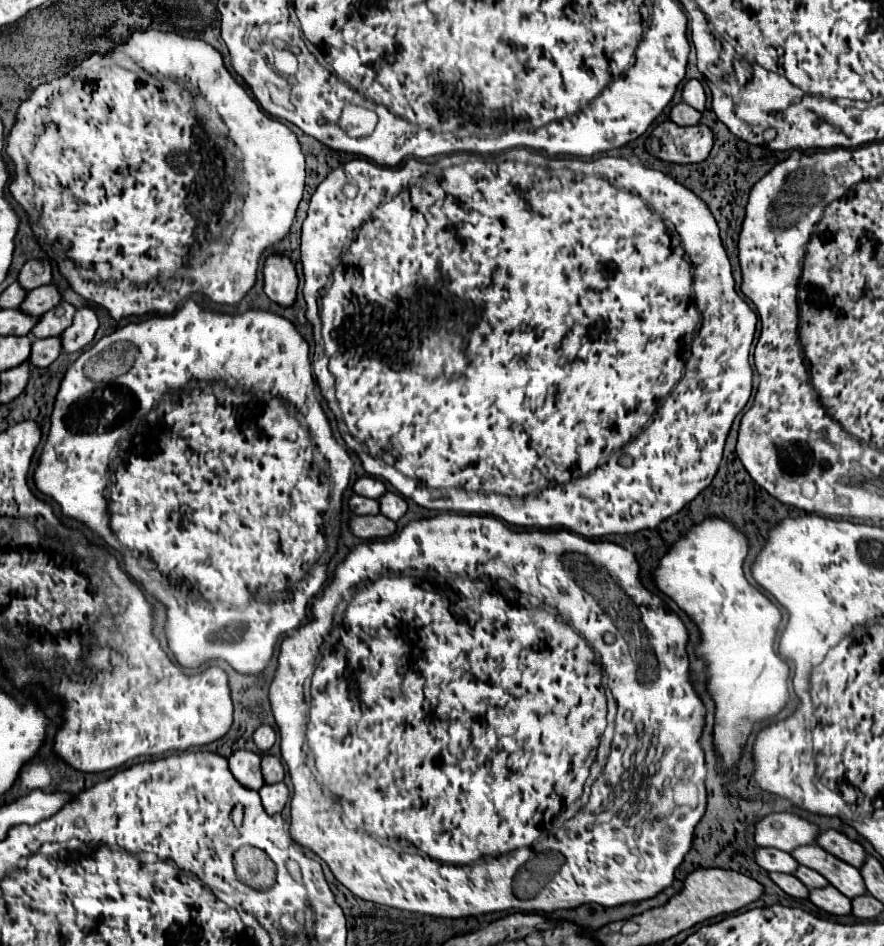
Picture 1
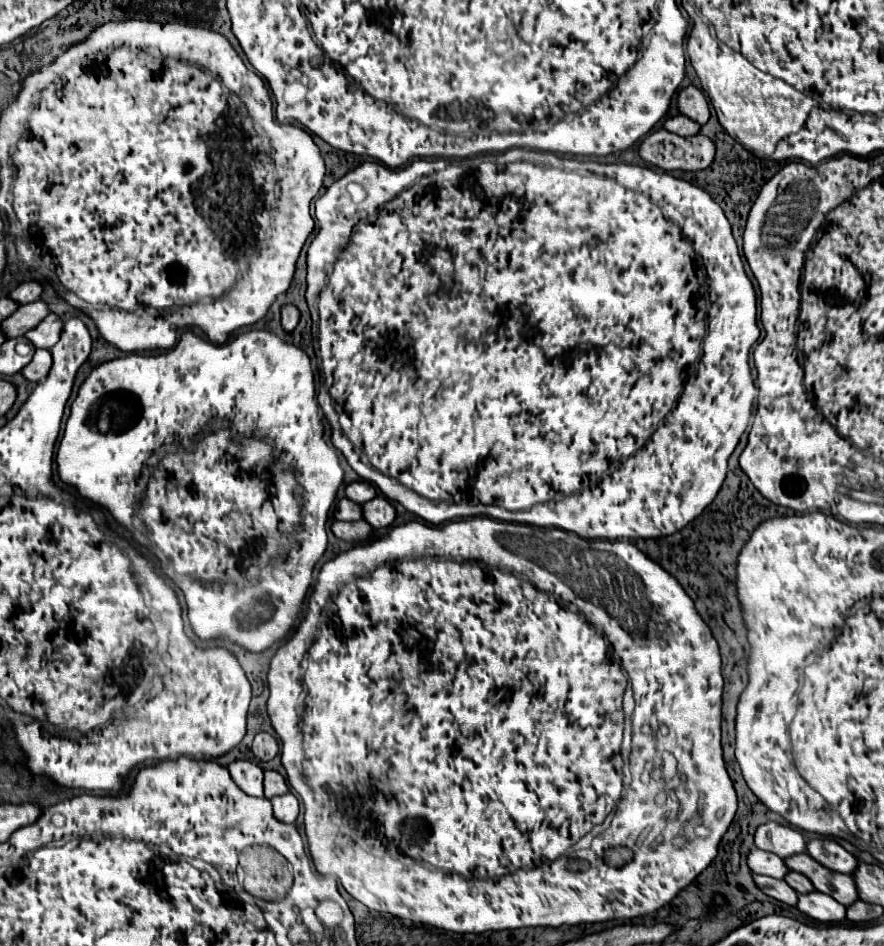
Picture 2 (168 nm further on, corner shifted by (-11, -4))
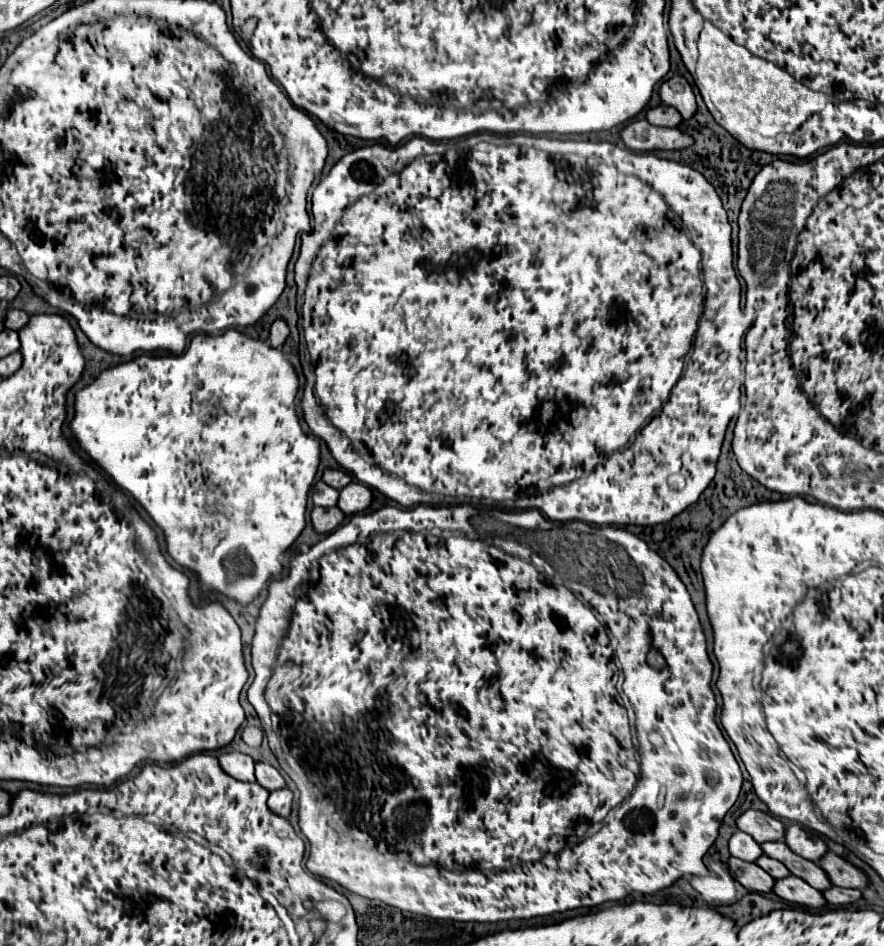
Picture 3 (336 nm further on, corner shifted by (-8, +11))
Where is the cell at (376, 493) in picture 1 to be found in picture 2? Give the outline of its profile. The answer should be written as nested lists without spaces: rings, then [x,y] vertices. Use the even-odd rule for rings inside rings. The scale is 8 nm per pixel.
[[[351,482],[351,484],[345,486],[345,496],[347,496],[349,500],[357,502],[357,504],[365,504],[367,500],[375,498],[377,492],[375,492],[375,488],[373,488],[371,484],[367,484],[367,482]]]

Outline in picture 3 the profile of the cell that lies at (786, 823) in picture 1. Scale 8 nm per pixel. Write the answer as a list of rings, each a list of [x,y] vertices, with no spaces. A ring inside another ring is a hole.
[[[750,809],[750,811],[742,813],[736,819],[736,825],[738,825],[740,831],[752,835],[758,843],[784,841],[784,829],[786,829],[786,825],[778,817],[774,817],[770,813]]]

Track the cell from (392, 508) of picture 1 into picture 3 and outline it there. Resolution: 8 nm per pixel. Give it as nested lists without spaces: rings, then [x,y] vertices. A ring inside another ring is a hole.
[[[352,481],[350,485],[346,485],[342,491],[340,491],[340,499],[338,499],[338,507],[348,513],[348,515],[354,515],[354,513],[362,513],[370,507],[372,503],[372,491],[358,483],[358,481]]]

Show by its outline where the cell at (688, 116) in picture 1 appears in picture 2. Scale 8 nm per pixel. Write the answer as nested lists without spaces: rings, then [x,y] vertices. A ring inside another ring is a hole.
[[[673,116],[673,118],[667,118],[663,128],[667,132],[673,132],[673,134],[679,134],[679,136],[693,136],[699,132],[699,124],[695,124],[693,120],[687,120],[687,116]]]

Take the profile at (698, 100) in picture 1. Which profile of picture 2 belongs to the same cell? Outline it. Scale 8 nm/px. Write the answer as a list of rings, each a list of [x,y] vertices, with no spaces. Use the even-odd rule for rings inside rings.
[[[687,86],[687,88],[679,90],[677,110],[679,110],[679,114],[695,120],[697,124],[705,124],[709,120],[709,102],[707,102],[705,94],[695,86]]]

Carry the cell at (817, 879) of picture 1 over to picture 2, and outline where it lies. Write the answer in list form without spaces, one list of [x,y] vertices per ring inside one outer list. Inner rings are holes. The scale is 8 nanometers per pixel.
[[[787,872],[783,880],[785,880],[797,894],[807,894],[807,892],[815,890],[815,888],[811,888],[811,882],[809,882],[803,874],[799,874],[799,872]]]

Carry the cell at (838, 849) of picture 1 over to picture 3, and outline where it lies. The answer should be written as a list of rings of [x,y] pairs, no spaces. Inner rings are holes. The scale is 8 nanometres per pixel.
[[[790,825],[786,829],[786,843],[794,853],[810,861],[820,861],[820,857],[828,851],[824,837],[816,837],[816,833],[804,829],[802,825]]]

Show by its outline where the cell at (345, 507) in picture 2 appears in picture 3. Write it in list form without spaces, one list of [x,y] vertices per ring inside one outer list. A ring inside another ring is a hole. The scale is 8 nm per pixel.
[[[318,481],[314,485],[314,491],[312,491],[312,501],[314,505],[320,505],[320,507],[334,507],[338,503],[338,497],[340,497],[340,491],[338,489],[332,489],[330,485],[326,485],[324,481]]]

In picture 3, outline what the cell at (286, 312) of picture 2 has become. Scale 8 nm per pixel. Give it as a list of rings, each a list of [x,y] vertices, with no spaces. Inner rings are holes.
[[[278,317],[274,323],[272,323],[272,329],[270,329],[270,345],[272,347],[278,347],[286,341],[288,337],[288,325],[282,317]]]

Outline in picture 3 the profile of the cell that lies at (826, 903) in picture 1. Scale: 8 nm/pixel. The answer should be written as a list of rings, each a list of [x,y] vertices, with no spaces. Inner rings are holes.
[[[786,877],[786,879],[778,879],[774,885],[774,893],[780,895],[786,901],[810,907],[810,909],[818,909],[824,907],[828,901],[824,901],[822,891],[812,889],[812,885],[808,885],[806,881],[802,881],[800,877]]]

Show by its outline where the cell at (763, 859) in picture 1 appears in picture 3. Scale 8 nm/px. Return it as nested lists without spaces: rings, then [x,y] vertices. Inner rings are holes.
[[[736,831],[730,839],[730,853],[732,857],[744,859],[744,861],[756,861],[758,857],[764,855],[764,851],[760,849],[760,843],[754,841],[752,837],[748,837],[748,833],[744,831]]]

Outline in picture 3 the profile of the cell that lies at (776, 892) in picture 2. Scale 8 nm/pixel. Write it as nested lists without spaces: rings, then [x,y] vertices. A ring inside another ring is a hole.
[[[736,857],[730,859],[730,873],[736,881],[740,881],[746,889],[750,891],[758,891],[758,893],[766,893],[766,891],[772,891],[772,885],[776,883],[776,879],[766,873],[764,869],[760,869],[758,865],[754,863],[746,863],[746,861],[740,861]]]

